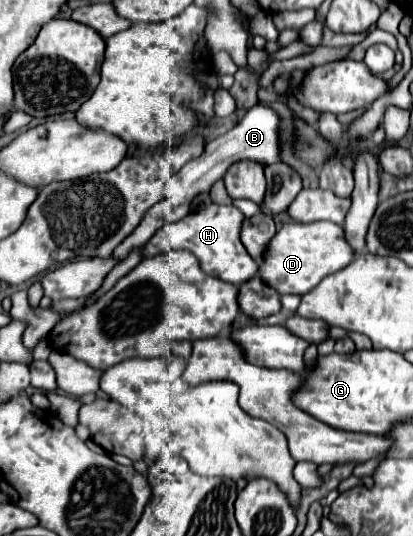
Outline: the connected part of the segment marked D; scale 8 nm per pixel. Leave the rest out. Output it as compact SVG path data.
M329 221L315 223L285 223L277 235L271 239L265 259L259 265L259 273L263 281L275 287L279 293L297 293L305 295L313 291L323 277L345 269L355 259L353 247L345 239L343 225Z

